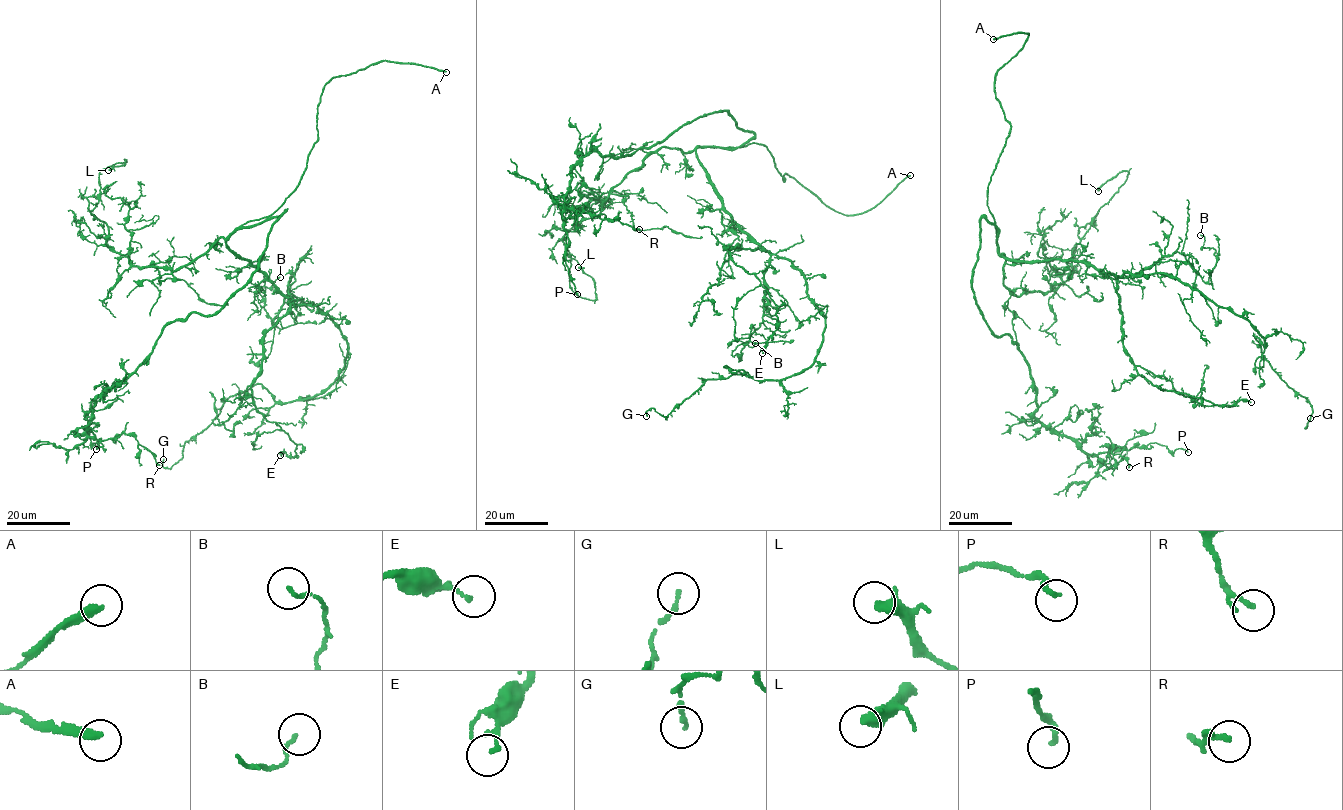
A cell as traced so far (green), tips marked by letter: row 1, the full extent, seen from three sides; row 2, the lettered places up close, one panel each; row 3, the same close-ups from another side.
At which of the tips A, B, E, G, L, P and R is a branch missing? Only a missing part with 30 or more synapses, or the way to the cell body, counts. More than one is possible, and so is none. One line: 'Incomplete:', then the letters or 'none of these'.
Incomplete: A

